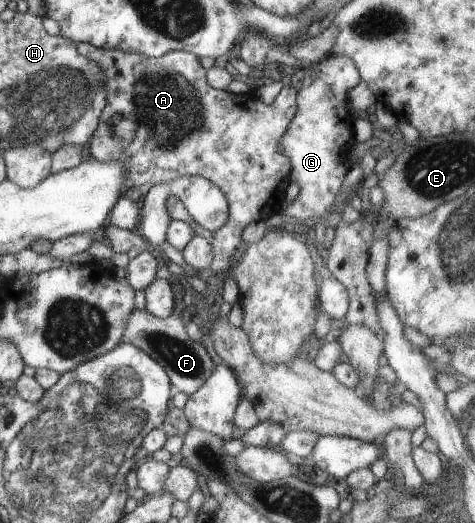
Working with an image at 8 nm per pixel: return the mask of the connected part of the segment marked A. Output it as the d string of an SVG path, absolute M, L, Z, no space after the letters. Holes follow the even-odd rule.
M85 42L77 43L76 50L79 55L95 62L104 78L105 105L99 114L99 123L88 139L91 159L100 162L119 160L124 163L127 178L120 189L123 195L131 186L139 187L142 183L150 183L152 186L179 176L199 176L214 183L223 192L228 205L228 216L219 229L201 229L184 212L181 201L173 195L166 200L166 210L172 220L188 223L194 235L206 239L213 248L214 256L207 274L228 273L237 257L236 247L242 242L240 233L243 227L253 221L264 221L282 209L285 188L291 181L291 166L287 156L276 147L296 112L296 91L291 85L283 86L274 98L263 103L252 95L239 95L212 88L207 83L206 69L199 64L199 58L183 50L168 51L159 57L147 57L135 52L94 48ZM113 114L132 115L135 118L138 129L131 141L113 143L108 124L108 119Z

